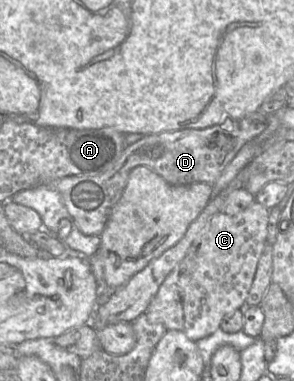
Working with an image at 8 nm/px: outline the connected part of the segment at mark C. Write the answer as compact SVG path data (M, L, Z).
M254 202L236 215L216 213L206 222L183 260L169 273L146 309L150 322L161 323L167 330L177 330L187 338L198 341L220 328L222 319L246 307L245 301L252 286L259 259L268 235L270 209Z

